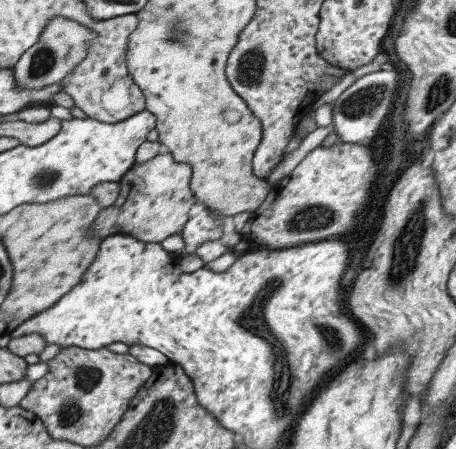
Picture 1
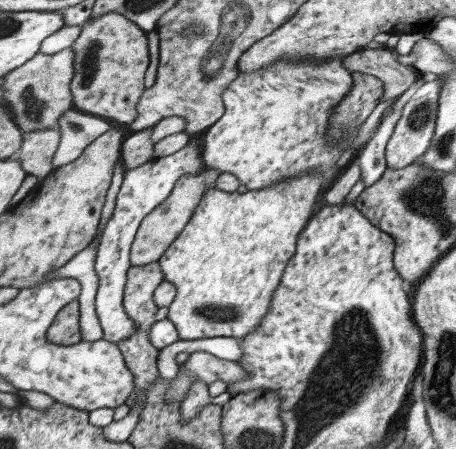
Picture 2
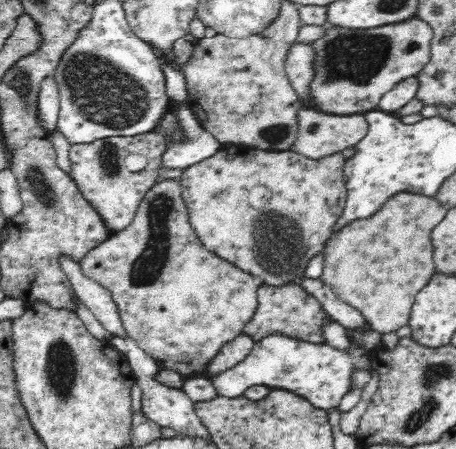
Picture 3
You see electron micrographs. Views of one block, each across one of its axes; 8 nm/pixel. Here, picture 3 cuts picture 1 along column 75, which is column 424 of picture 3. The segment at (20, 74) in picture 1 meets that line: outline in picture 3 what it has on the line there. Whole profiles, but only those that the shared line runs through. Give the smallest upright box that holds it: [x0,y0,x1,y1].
[310,18,434,116]

